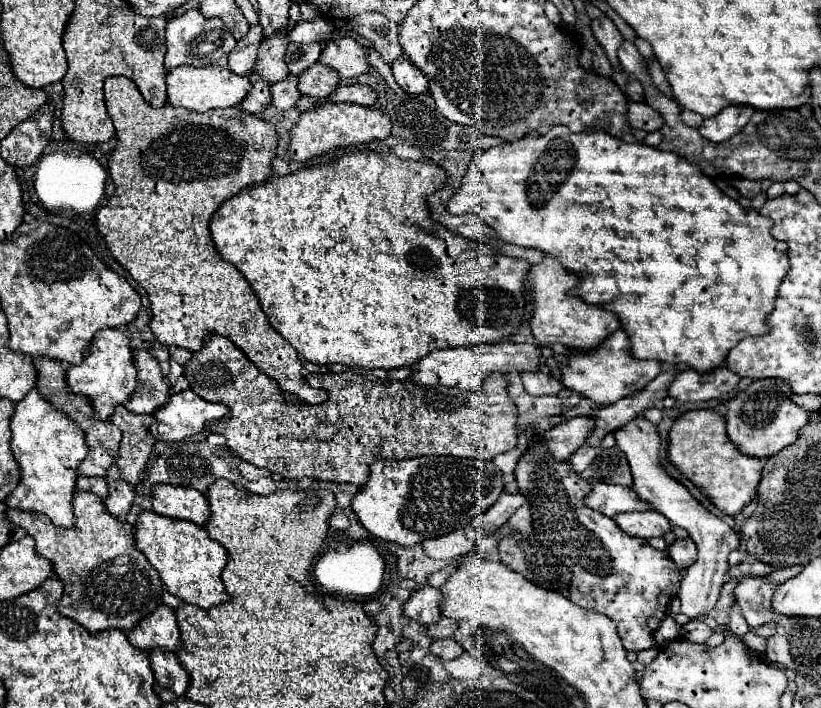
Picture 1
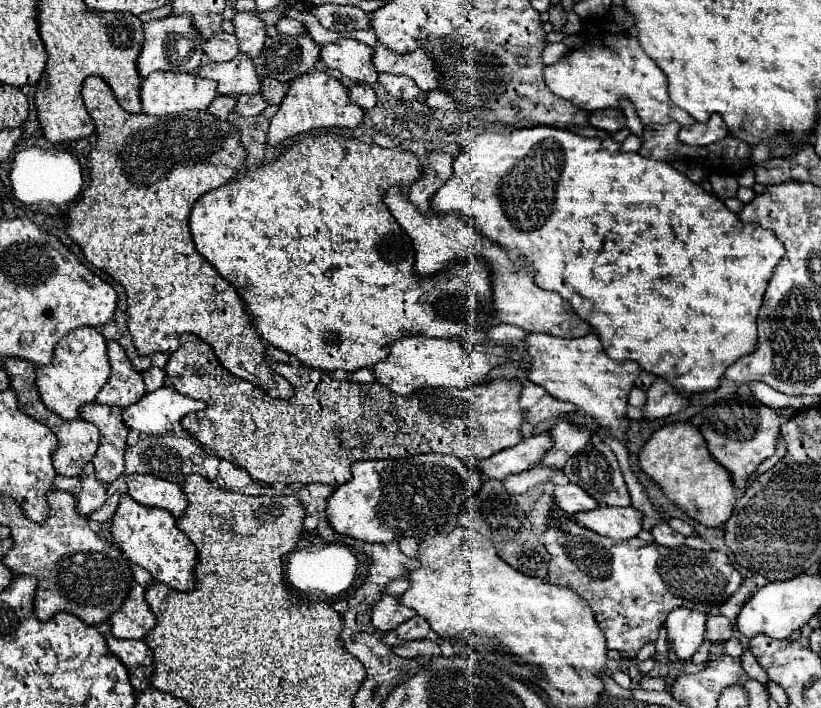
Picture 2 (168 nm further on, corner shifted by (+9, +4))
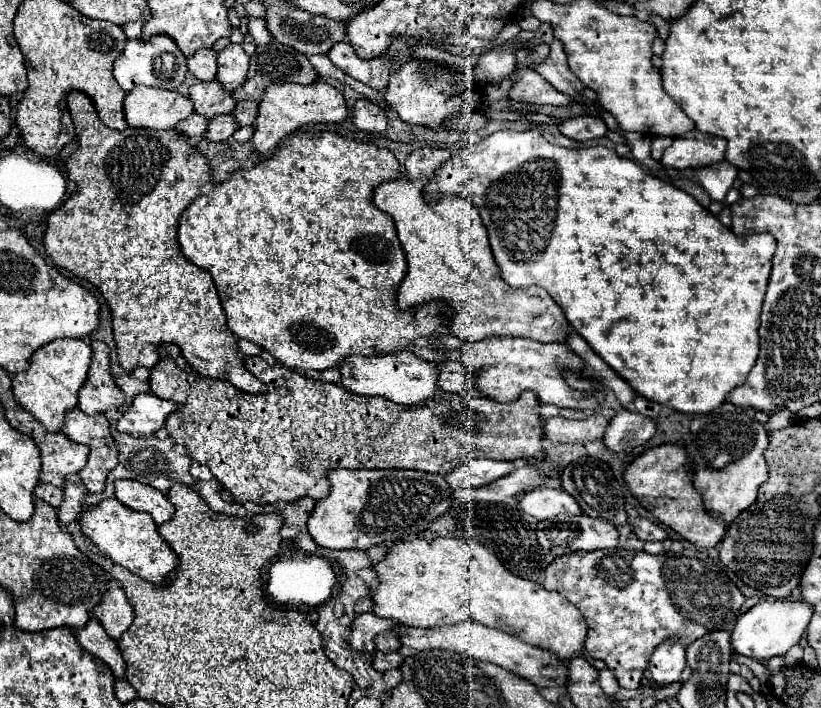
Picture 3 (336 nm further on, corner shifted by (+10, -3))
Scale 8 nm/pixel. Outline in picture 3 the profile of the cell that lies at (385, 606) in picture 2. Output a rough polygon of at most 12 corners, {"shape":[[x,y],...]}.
{"shape":[[363,613],[353,621],[349,645],[373,653],[373,637],[397,623]]}

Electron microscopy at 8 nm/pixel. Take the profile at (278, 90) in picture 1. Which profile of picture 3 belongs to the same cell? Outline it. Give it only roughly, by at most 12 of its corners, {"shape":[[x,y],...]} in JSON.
{"shape":[[231,115],[209,121],[205,139],[225,141],[237,131]]}

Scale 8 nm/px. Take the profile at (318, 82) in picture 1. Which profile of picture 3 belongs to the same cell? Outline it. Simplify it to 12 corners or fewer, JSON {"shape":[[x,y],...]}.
{"shape":[[243,101],[231,113],[237,127],[253,125],[257,103]]}

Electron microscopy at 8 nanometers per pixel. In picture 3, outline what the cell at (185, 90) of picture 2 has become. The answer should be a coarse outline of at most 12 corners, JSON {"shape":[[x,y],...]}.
{"shape":[[137,87],[125,95],[129,127],[173,129],[193,103],[177,91]]}

